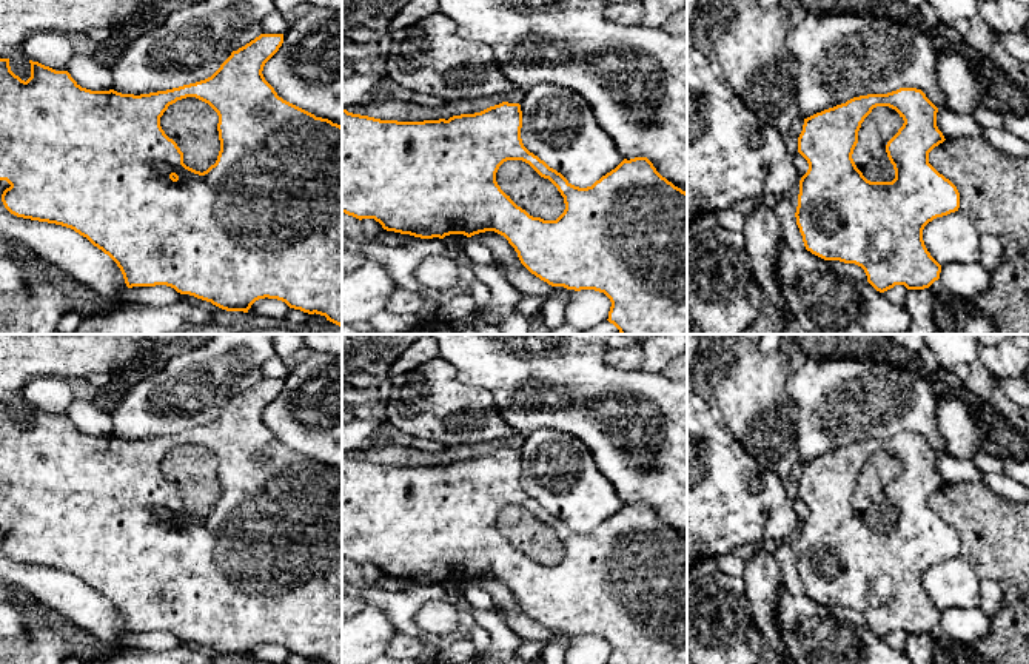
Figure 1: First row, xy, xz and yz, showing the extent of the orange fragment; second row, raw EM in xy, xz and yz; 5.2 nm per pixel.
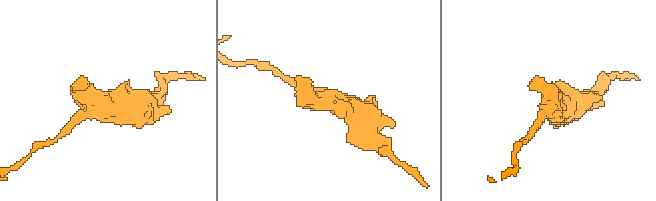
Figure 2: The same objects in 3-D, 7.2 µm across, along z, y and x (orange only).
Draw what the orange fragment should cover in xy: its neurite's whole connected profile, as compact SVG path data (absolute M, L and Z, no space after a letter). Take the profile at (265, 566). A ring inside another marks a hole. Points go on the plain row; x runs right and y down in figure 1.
M260 379L233 396L211 422L140 441L114 434L91 436L82 433L68 416L55 416L32 405L29 405L31 422L25 427L11 416L9 404L0 404L0 525L11 530L2 539L5 553L17 562L62 570L86 582L117 609L128 633L166 630L180 639L211 647L222 655L243 658L248 658L256 646L268 642L308 659L342 664L342 471L283 445L265 425L263 411L282 388L283 379ZM186 442L208 448L219 461L220 496L216 508L203 518L183 508L183 498L160 471L160 462L168 451Z

